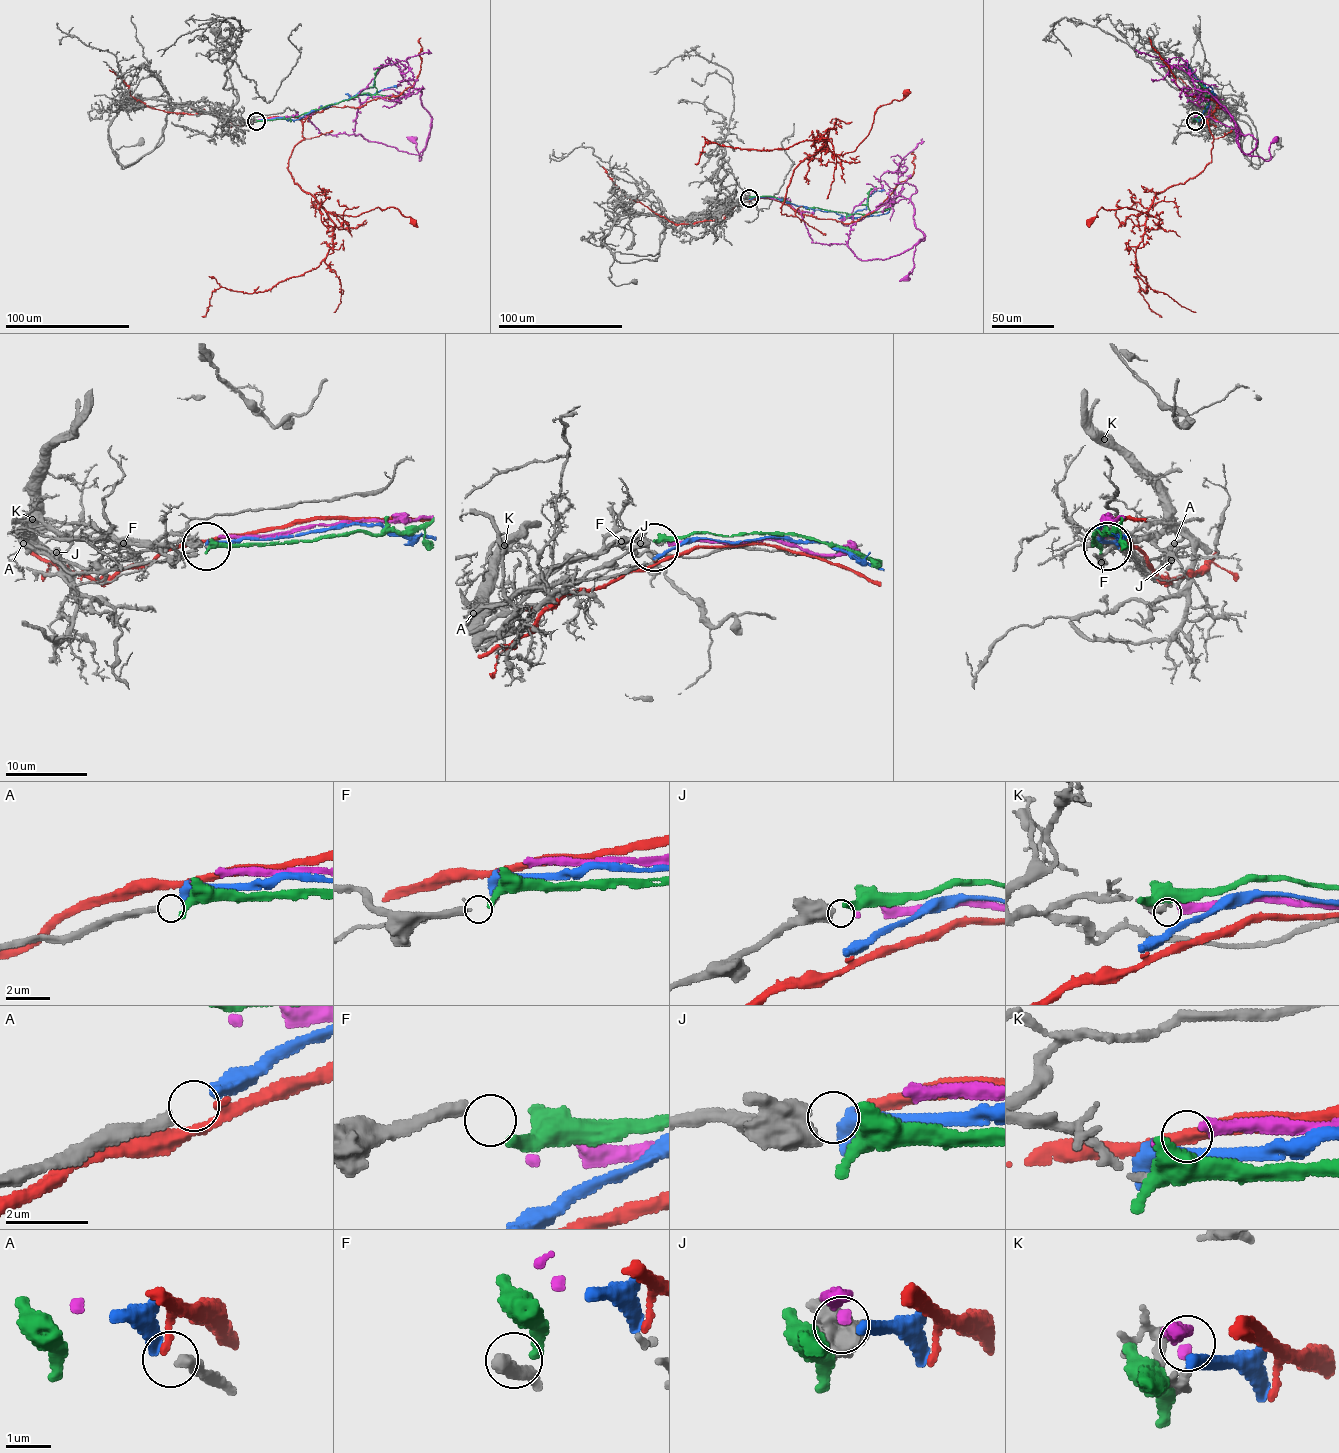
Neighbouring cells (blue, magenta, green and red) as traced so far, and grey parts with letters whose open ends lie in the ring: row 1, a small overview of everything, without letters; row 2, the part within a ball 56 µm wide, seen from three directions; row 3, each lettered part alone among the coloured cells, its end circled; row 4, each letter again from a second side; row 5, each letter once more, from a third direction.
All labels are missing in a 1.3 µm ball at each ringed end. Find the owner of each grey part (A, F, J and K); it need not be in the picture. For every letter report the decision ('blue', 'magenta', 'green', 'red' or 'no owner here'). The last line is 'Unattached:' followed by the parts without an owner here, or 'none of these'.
A: blue
F: green
J: magenta
K: no owner here
Unattached: K

